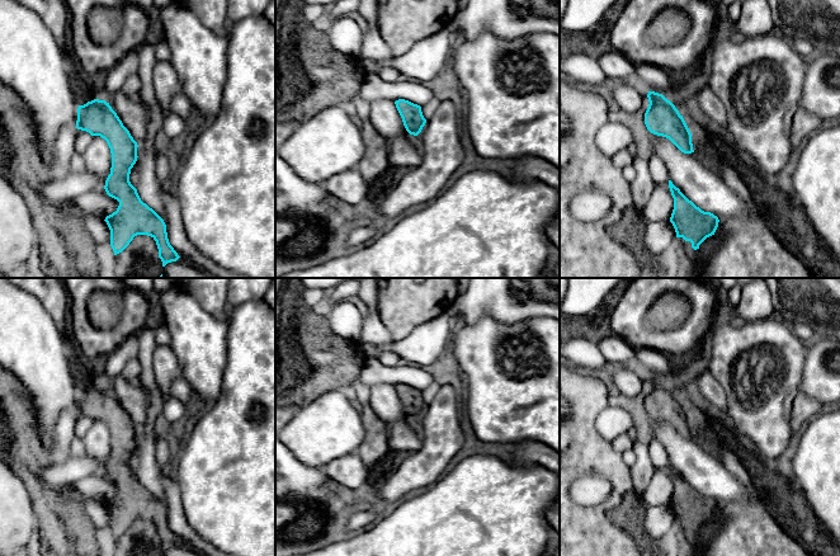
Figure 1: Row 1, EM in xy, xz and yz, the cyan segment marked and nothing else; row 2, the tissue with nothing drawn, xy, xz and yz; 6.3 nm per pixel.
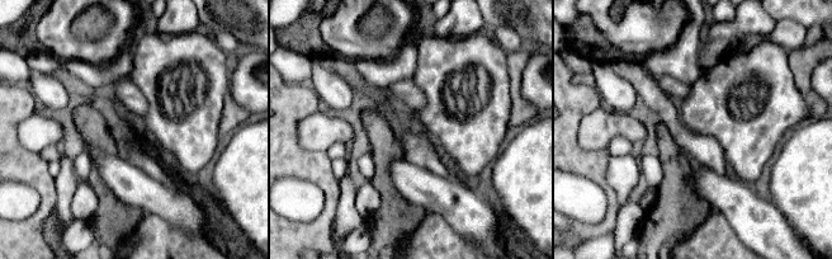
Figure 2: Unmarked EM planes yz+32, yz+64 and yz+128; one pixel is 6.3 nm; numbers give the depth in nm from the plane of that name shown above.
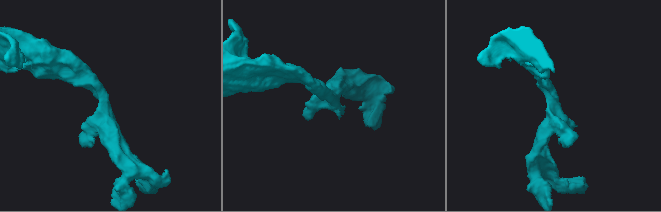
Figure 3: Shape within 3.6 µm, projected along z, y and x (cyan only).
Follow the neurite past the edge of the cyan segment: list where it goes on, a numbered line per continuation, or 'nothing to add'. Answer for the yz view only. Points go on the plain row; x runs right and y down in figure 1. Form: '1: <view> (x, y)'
1: yz (692, 541)

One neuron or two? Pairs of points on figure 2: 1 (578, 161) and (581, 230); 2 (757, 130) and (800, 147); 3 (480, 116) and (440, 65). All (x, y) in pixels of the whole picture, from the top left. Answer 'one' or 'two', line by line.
1: one
2: two
3: one

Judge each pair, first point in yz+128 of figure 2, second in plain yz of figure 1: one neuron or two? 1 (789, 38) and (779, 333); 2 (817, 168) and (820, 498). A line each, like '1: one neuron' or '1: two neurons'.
1: two neurons
2: one neuron

